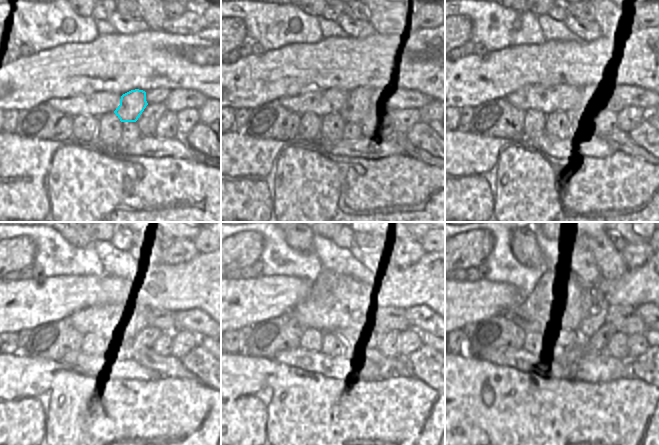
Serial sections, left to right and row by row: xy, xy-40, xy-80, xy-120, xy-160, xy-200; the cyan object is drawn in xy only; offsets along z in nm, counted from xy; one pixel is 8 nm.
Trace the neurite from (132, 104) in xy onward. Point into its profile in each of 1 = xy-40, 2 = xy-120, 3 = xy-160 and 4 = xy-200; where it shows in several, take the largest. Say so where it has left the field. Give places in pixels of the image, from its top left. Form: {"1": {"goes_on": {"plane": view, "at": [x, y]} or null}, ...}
{"1": {"goes_on": {"plane": "xy-40", "at": [361, 100]}}, "2": {"goes_on": {"plane": "xy-120", "at": [163, 319]}}, "3": {"goes_on": {"plane": "xy-160", "at": [392, 319]}}, "4": {"goes_on": {"plane": "xy-200", "at": [624, 319]}}}

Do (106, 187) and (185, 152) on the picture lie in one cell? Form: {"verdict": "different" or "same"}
{"verdict": "different"}

